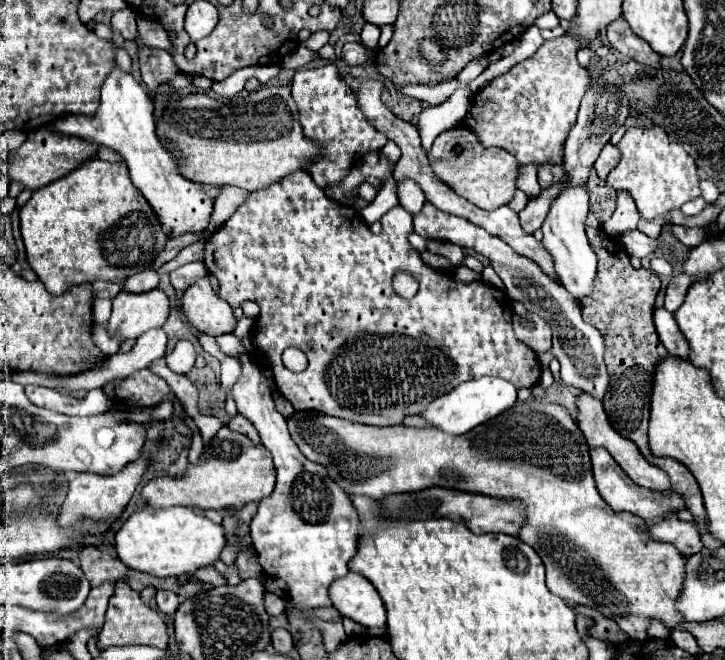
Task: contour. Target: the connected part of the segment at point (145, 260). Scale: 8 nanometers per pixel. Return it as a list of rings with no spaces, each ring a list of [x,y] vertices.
[[[89,159],[83,167],[37,189],[19,215],[27,261],[51,295],[63,295],[73,285],[97,279],[121,283],[149,269],[167,243],[153,209],[133,187],[125,163]]]

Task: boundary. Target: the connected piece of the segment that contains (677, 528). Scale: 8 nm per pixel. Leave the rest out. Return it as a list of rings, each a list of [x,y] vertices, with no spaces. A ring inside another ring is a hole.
[[[669,517],[669,519],[661,519],[661,523],[651,525],[649,533],[653,535],[655,541],[665,541],[665,543],[675,543],[675,547],[683,553],[683,555],[695,555],[697,551],[703,549],[701,537],[697,533],[697,529],[693,527],[693,523],[689,521],[681,521],[677,517]]]

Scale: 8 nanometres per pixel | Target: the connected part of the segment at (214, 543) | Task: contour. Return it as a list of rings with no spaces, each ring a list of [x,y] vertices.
[[[149,505],[139,507],[129,519],[123,521],[115,533],[117,557],[135,571],[151,573],[155,577],[193,575],[205,565],[213,565],[225,547],[225,529],[215,525],[207,517],[195,515],[189,507],[153,509]]]

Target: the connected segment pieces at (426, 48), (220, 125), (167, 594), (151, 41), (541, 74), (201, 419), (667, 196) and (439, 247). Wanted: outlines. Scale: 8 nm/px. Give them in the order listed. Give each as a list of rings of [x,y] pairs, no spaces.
[[[421,39],[421,55],[427,63],[433,63],[433,65],[445,63],[445,49],[433,39]]]
[[[261,87],[259,91],[237,95],[231,99],[225,97],[207,97],[203,93],[185,95],[179,101],[165,107],[163,117],[157,121],[157,135],[173,145],[181,157],[173,157],[181,175],[185,179],[203,183],[203,185],[237,185],[247,191],[259,191],[277,183],[291,171],[303,169],[303,165],[317,155],[319,147],[307,139],[297,123],[297,105],[291,97],[289,87]]]
[[[157,591],[155,599],[157,599],[157,607],[167,615],[173,615],[179,607],[179,597],[173,591]]]
[[[137,17],[137,27],[139,27],[139,41],[145,43],[147,47],[157,47],[157,49],[169,49],[169,39],[163,29],[157,29],[155,21],[149,21],[145,17]]]
[[[571,35],[545,41],[535,55],[513,65],[507,73],[479,89],[467,119],[457,123],[457,127],[469,127],[481,139],[483,147],[495,145],[517,155],[519,165],[531,161],[541,165],[551,159],[561,163],[563,143],[577,121],[579,103],[589,87],[589,73],[577,61],[579,47],[581,41]]]
[[[195,413],[195,415],[193,415],[193,421],[197,423],[197,427],[199,427],[201,435],[203,435],[203,443],[205,443],[205,445],[207,445],[207,443],[215,437],[215,433],[223,427],[223,421],[221,421],[219,417],[209,417],[209,415],[201,415],[201,413]]]
[[[631,127],[621,139],[619,149],[623,157],[621,163],[609,173],[607,185],[629,191],[643,219],[655,219],[657,215],[667,213],[669,209],[677,209],[679,205],[701,195],[694,159],[689,159],[685,149],[669,139],[663,127]]]
[[[429,240],[427,250],[447,258],[454,267],[458,267],[465,257],[463,248],[449,242]]]

